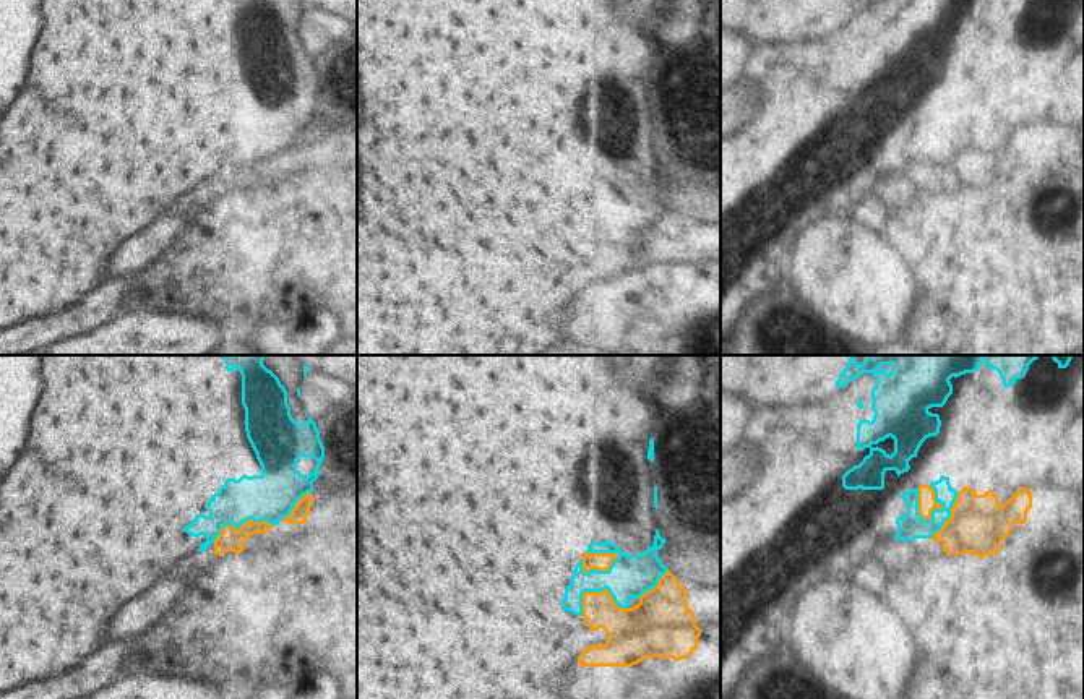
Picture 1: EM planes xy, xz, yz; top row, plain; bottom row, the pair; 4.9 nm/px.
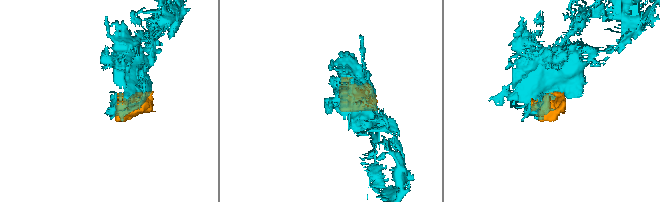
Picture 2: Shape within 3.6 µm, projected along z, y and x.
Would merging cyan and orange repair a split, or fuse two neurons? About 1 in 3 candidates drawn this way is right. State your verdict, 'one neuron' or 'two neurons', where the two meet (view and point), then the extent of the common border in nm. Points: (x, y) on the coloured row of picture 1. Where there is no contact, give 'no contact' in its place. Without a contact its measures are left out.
two neurons | xz (601, 571) | 200 nm

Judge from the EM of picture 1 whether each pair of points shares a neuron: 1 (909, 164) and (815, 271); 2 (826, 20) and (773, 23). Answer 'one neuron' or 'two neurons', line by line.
1: two neurons
2: one neuron

